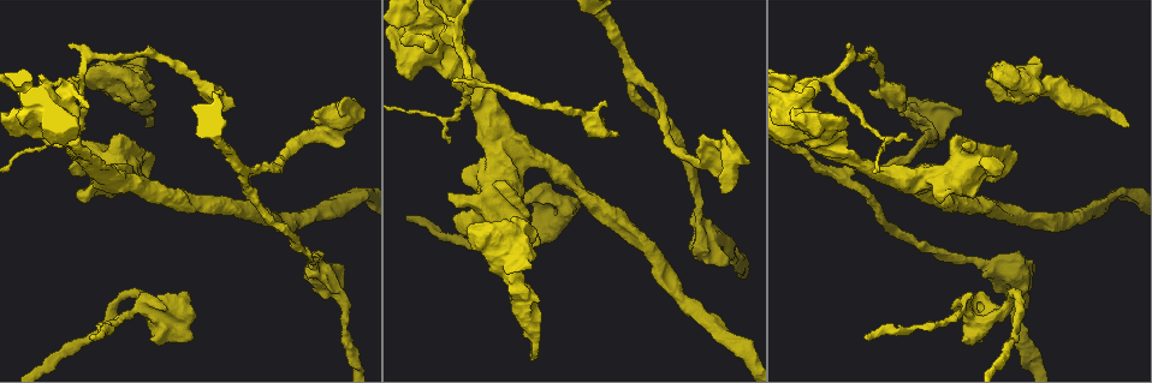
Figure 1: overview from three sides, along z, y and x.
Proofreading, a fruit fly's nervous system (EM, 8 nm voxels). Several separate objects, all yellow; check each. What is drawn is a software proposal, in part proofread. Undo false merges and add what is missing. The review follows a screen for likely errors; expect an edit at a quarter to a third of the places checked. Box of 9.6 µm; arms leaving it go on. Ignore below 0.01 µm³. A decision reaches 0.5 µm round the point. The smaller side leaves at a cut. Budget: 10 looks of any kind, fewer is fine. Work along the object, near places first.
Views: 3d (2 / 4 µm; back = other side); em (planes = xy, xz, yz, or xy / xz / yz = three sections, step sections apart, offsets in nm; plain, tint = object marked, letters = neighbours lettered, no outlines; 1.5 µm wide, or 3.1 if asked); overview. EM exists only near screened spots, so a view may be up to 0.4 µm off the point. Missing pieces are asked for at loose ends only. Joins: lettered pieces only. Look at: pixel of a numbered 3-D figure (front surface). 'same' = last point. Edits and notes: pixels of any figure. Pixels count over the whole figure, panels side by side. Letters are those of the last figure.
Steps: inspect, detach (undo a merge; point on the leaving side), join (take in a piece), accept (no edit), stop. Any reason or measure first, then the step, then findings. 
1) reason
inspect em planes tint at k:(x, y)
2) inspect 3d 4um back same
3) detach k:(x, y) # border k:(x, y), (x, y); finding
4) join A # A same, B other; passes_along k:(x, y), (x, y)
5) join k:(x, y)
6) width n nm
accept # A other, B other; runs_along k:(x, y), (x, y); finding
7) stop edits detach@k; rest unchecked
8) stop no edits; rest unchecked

inspect 3d 4um at 1:(447, 141)

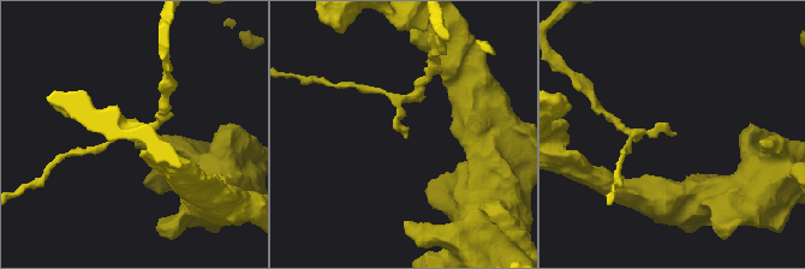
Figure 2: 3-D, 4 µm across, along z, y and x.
need the tissue
inspect em planes letters at 2:(405, 138)

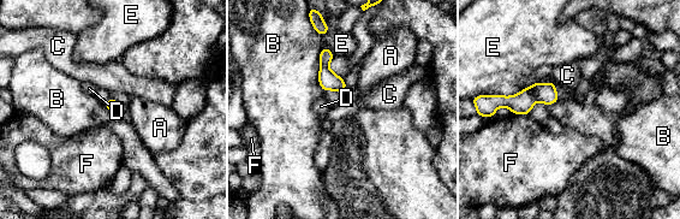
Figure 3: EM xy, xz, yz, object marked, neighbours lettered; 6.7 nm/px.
accept # A other, B other, C other, D other, E other, F other; no lettered piece goes on from it

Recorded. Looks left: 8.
long arm stops here
inspect 3d 2um back at 1:(93, 340)

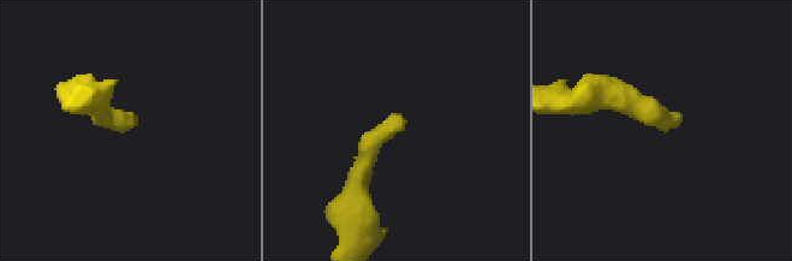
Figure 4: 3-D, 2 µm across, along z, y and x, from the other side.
inspect em yz step 8 letters at 4:(132, 127)

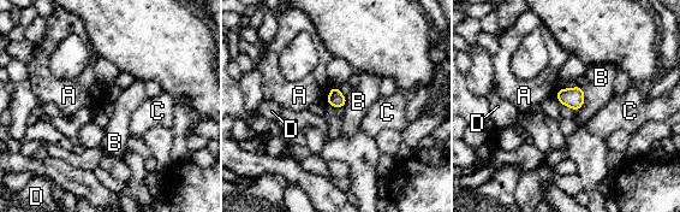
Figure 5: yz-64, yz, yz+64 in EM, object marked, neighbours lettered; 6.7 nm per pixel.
accept # A other, B other, C other, D other; border 5:(583, 88), (584, 102), (576, 111); none of them fits

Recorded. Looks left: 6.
abrupt turn
inspect 3d 2um at 1:(1016, 292)

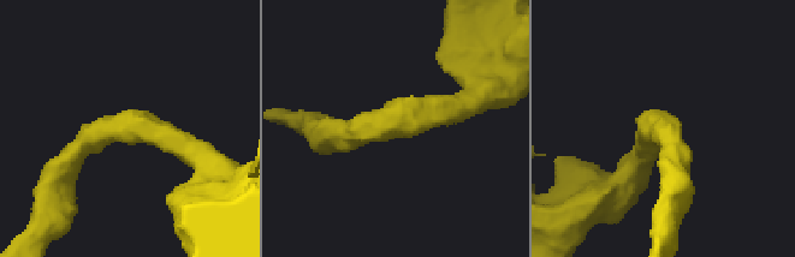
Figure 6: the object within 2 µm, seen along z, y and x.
inspect em 3.1um xy step 8 tint at 6:(104, 130)

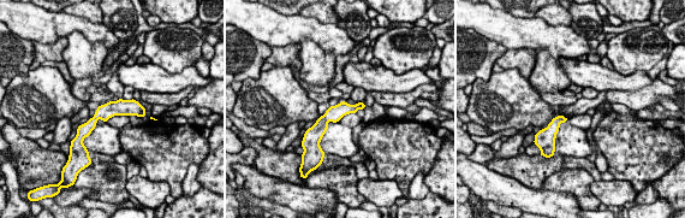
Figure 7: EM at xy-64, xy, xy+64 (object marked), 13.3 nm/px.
what lies round it
inspect em 3.1um xy step 8 letters same

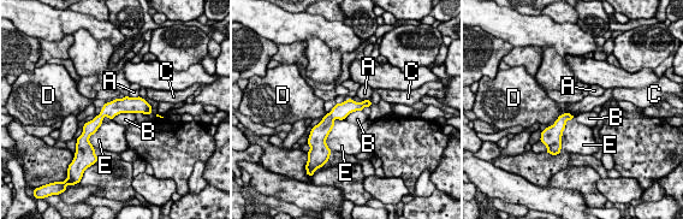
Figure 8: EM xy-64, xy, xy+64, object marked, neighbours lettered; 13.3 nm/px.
width 220 nm
accept # A other, B other, C other, D other, E other; runs_along 8:(148, 108), (117, 106), (89, 128); one neuron here

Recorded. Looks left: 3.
thick turns thin
inspect 3d 2um at 1:(590, 117)

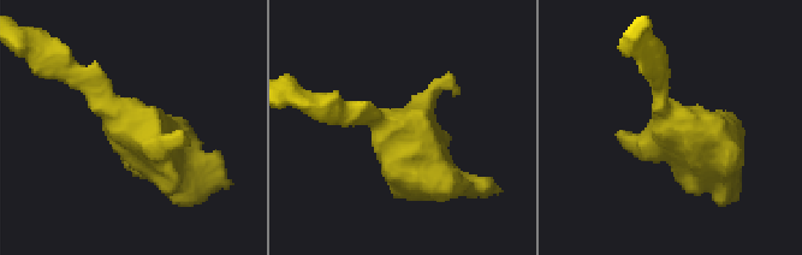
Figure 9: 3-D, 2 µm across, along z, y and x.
need the tissue
inspect em planes tint at 9:(676, 130)

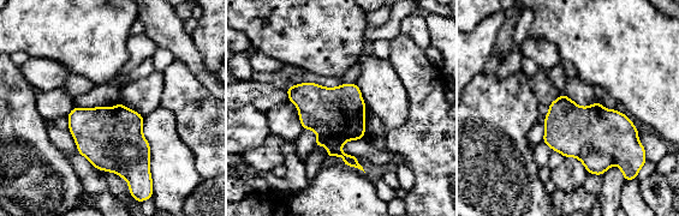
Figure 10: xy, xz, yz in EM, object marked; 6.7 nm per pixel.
see the neighbours
inspect em planes letters same

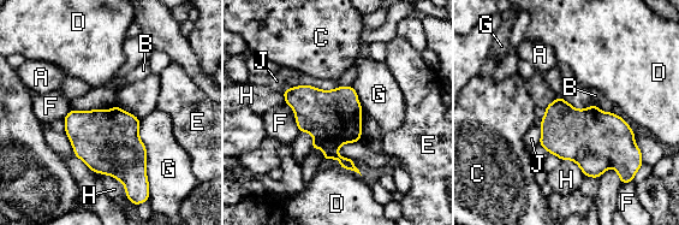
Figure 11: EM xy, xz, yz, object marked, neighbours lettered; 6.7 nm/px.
width 380 nm
accept # A other, B other, C other, D other, E other, F other, G other, H other, J other; border 11:(91, 170), (117, 178), (132, 203); all the same neuron

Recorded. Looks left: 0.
stop no edits; rest unchecked

